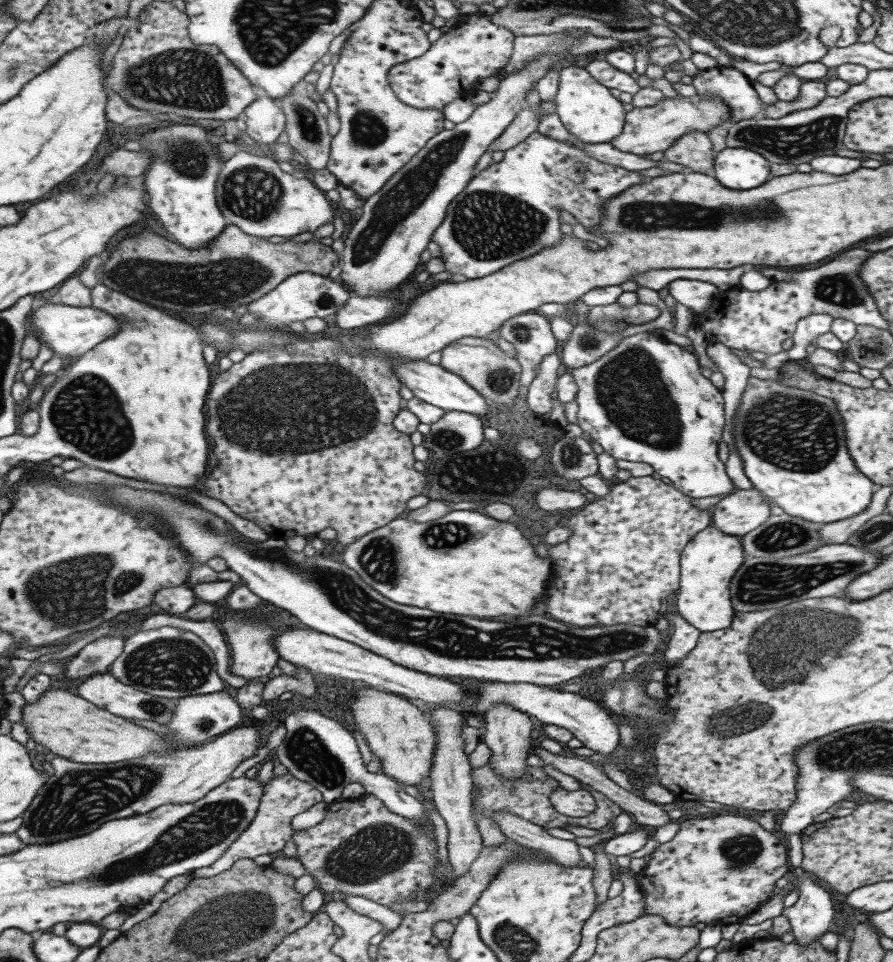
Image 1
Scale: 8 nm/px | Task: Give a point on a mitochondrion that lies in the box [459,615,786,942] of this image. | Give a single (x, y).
(742, 721)

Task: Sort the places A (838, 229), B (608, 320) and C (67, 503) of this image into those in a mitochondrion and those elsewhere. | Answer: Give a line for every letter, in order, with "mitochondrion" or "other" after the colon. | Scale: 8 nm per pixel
A: other
B: mitochondrion
C: other

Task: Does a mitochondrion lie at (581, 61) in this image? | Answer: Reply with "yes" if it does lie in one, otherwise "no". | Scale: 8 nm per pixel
no

